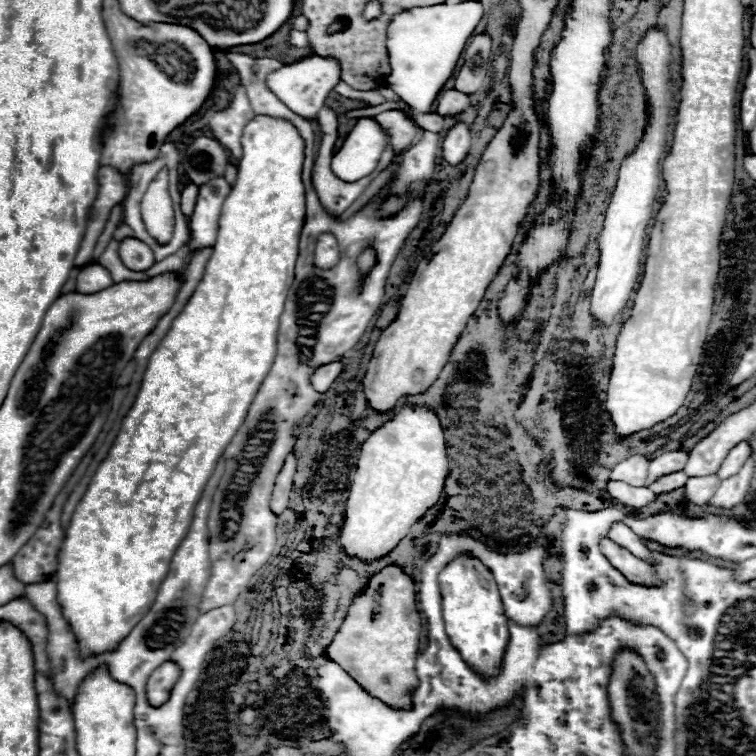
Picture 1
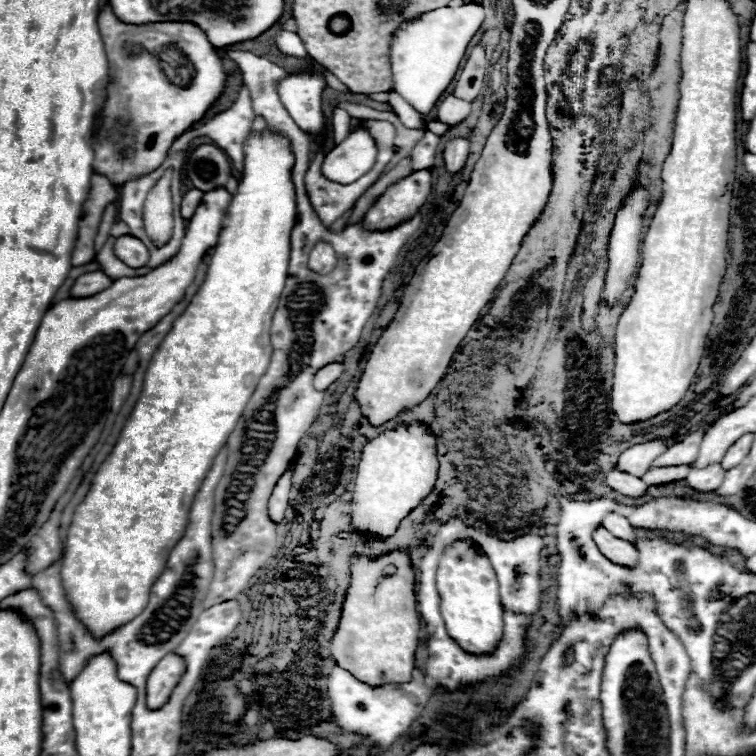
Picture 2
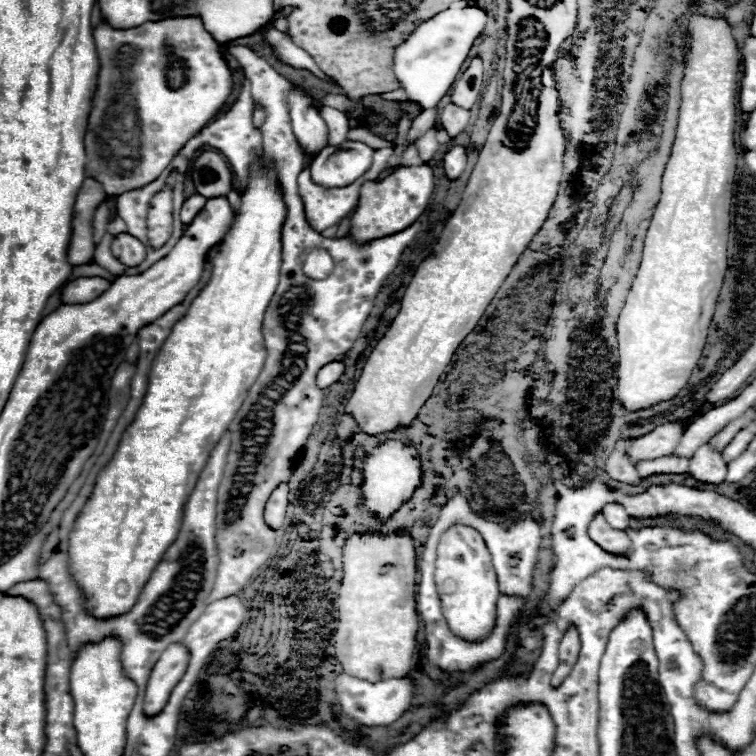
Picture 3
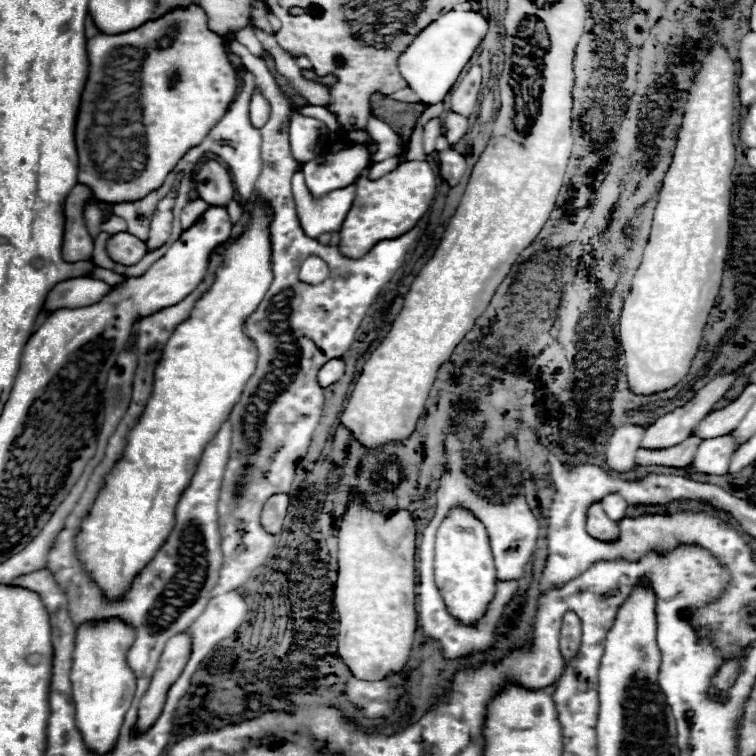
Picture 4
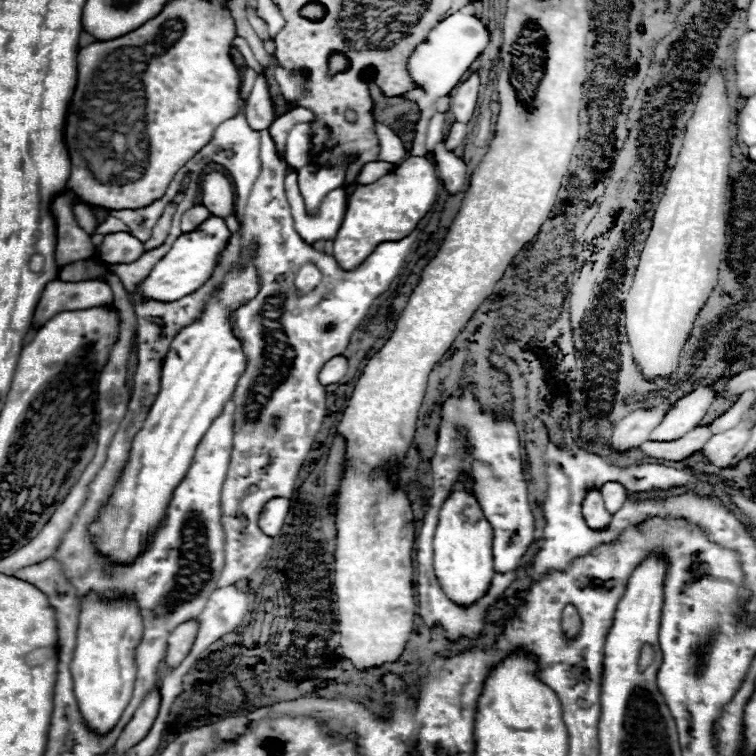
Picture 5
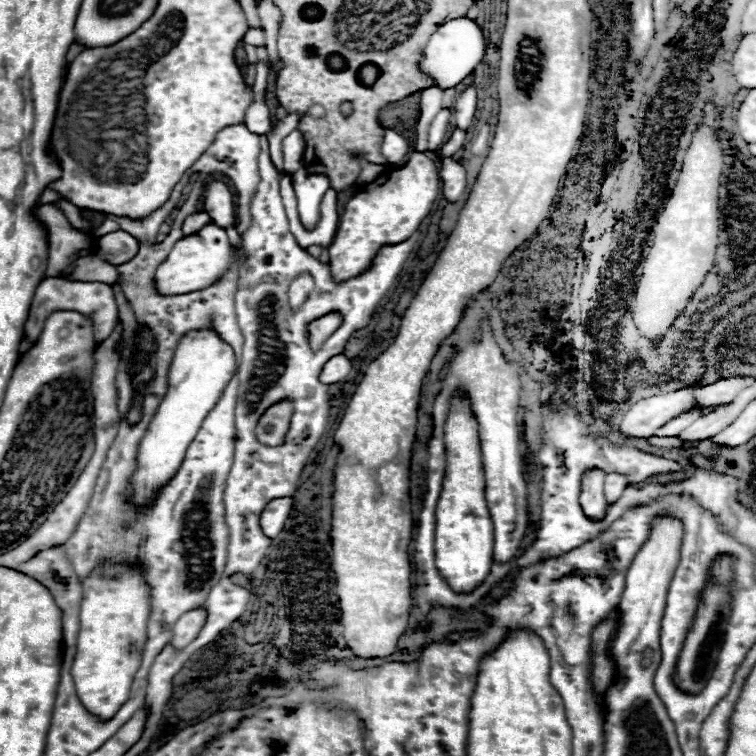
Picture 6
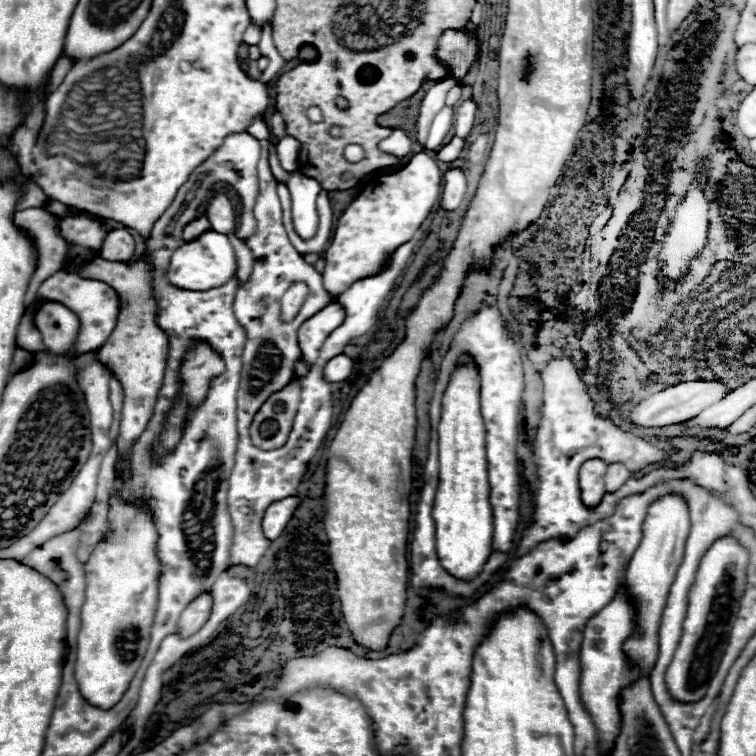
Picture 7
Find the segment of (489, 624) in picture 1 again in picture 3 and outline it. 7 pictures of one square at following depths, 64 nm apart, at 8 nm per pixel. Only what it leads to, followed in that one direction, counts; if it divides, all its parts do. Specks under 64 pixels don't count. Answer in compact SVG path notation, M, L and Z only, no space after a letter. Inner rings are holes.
M456 526L448 530L438 544L436 558L436 588L440 592L444 618L448 620L448 628L456 632L462 640L480 642L492 634L496 626L496 602L500 596L496 572L492 568L490 552L482 540L482 536L464 526Z

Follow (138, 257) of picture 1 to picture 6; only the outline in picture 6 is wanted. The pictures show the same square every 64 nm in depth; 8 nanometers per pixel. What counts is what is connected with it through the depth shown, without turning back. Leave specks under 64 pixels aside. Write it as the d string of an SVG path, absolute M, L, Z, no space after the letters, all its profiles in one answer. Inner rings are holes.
M124 230L110 232L96 244L96 256L108 264L124 264L124 260L132 260L132 256L136 256L136 250L138 240Z

